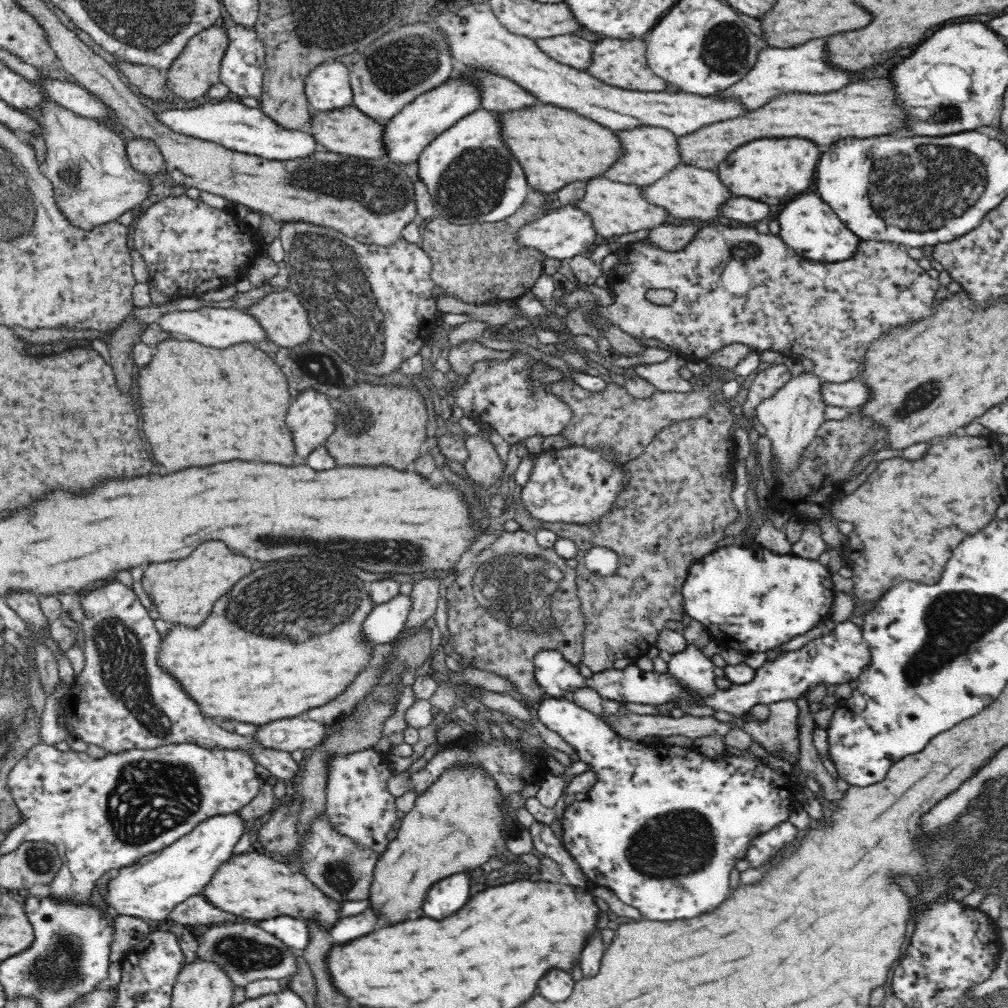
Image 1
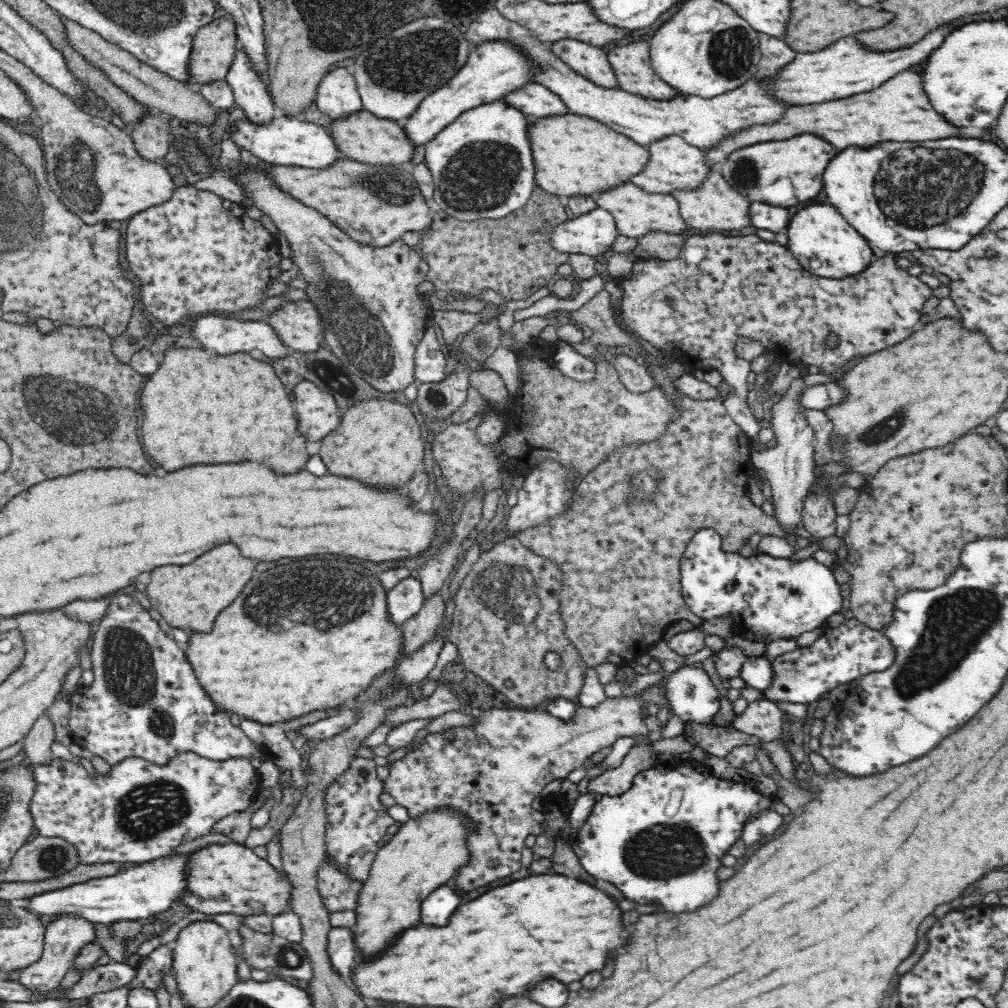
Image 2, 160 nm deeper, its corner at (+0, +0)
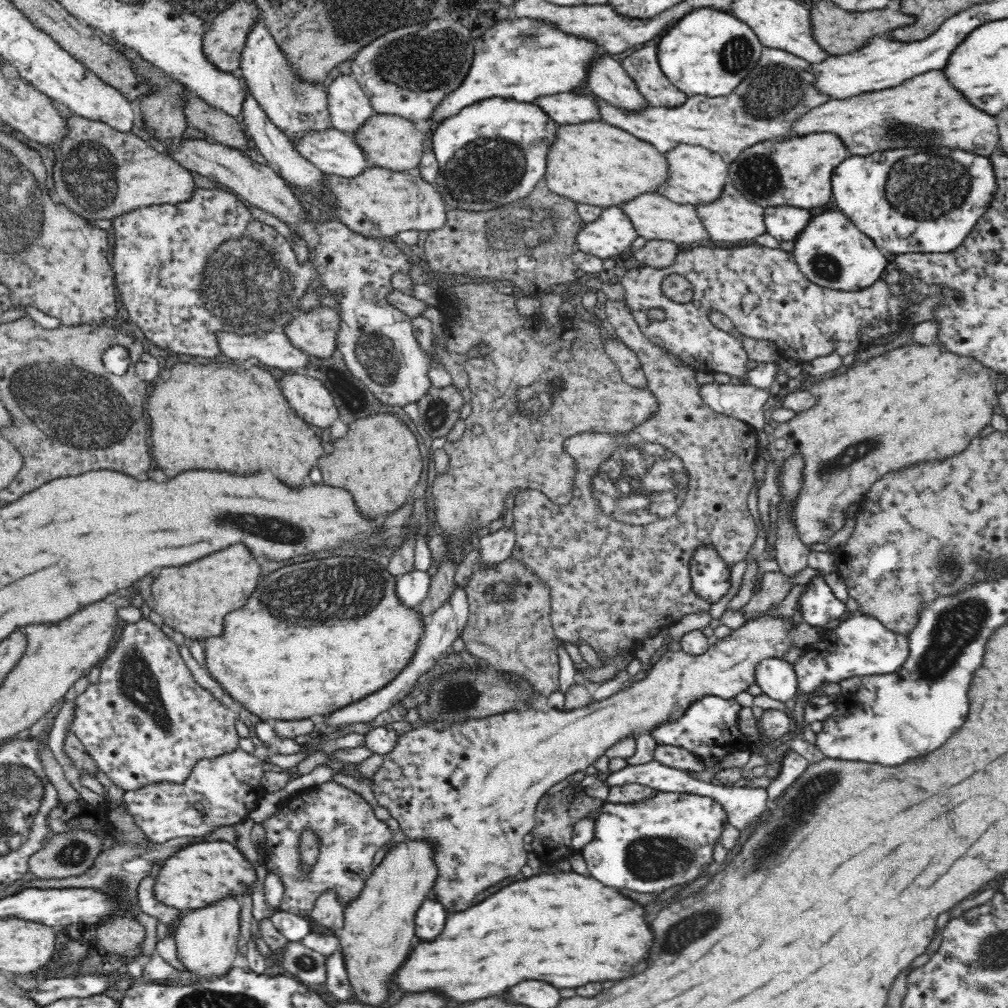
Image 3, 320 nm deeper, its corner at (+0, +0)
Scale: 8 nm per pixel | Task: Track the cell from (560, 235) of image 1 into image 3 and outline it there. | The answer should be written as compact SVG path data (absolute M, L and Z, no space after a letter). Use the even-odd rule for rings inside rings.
M612 207L603 210L596 222L584 224L583 229L577 234L576 242L582 252L597 256L609 263L616 256L630 252L632 243L638 236L628 215L619 207Z

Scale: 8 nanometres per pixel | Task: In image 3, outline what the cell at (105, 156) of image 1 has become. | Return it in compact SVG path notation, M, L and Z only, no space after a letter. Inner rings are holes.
M66 111L66 115L70 132L62 142L62 147L55 151L57 155L53 167L55 190L61 202L86 221L103 219L112 221L115 217L143 206L186 202L192 198L197 187L191 171L177 163L168 153L156 151L149 142L133 133L121 134L104 121L89 121L70 111Z

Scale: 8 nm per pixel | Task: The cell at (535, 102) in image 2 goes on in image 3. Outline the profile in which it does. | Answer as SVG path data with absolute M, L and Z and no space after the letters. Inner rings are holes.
M556 94L538 98L533 104L538 104L558 125L575 125L603 121L596 97L594 94Z

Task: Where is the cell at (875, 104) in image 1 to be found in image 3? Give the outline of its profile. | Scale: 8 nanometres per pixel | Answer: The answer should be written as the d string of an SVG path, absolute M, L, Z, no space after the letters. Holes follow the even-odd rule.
M932 70L928 74L920 75L920 78L912 78L890 89L863 93L851 98L832 99L808 112L804 118L796 120L790 136L834 132L856 156L868 156L878 150L944 146L990 157L999 150L996 117L976 110L952 83L946 80L944 72ZM896 136L898 140L890 140Z

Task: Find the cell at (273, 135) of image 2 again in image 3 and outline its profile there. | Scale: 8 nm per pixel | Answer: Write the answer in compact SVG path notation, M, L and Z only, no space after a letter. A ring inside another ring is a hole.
M334 127L320 134L306 134L295 149L328 175L354 178L372 167L354 136L339 132Z

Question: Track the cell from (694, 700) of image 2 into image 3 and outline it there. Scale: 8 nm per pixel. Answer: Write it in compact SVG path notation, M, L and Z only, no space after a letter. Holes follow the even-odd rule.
M704 696L694 701L678 719L662 722L659 728L650 730L650 735L658 745L682 747L699 756L704 770L715 768L728 754L742 748L749 749L751 741L740 731L738 720L742 706L736 699Z

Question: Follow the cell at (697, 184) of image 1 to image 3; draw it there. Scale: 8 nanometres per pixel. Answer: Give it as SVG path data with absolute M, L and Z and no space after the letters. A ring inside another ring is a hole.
M732 182L725 184L723 195L706 206L697 206L696 213L704 223L711 240L718 242L744 242L767 233L764 221L766 210L760 204L746 198Z

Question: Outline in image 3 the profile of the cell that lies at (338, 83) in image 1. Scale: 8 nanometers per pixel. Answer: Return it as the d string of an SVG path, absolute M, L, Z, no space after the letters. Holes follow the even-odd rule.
M353 75L338 76L328 86L327 92L330 118L333 127L339 132L356 134L358 129L376 114Z

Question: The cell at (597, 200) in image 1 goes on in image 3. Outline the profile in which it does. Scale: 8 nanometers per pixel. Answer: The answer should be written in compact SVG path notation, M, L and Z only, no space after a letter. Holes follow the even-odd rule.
M646 193L636 197L633 201L625 202L624 206L619 206L630 218L639 236L644 236L646 240L668 241L684 247L698 246L699 242L708 242L711 236L708 234L704 223L700 221L700 216L696 213L694 205L681 205L672 202L661 193Z

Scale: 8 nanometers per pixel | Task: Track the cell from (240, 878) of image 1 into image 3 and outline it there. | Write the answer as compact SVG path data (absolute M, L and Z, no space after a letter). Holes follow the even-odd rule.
M204 840L182 846L158 869L152 889L154 897L164 905L184 912L210 906L226 896L241 896L256 880L254 867L232 843L226 841Z

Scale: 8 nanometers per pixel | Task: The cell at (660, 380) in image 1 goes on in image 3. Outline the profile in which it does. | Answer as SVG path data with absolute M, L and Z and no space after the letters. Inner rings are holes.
M714 381L701 386L704 402L721 415L748 423L756 431L764 428L764 409L774 401L778 392L776 387L758 388L748 382L722 384Z

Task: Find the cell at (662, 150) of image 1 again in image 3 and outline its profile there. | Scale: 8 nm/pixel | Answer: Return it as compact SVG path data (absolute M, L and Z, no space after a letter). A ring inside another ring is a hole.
M680 144L676 150L666 153L669 164L669 179L660 187L659 192L681 205L706 206L723 195L725 184L730 182L729 164L718 153L700 146Z

